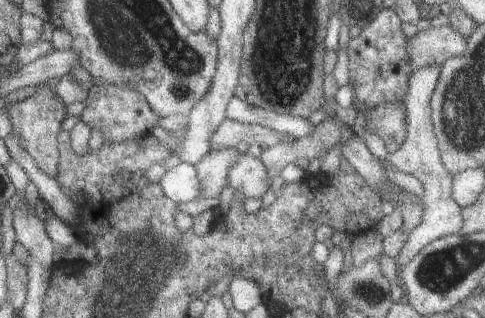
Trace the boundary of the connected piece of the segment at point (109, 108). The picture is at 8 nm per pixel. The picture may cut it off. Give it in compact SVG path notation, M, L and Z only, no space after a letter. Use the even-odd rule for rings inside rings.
M93 84L88 91L86 108L82 112L82 121L91 130L96 128L102 134L106 144L120 144L124 140L142 138L152 135L152 130L158 126L161 119L148 105L146 98L138 90L128 88L126 84Z

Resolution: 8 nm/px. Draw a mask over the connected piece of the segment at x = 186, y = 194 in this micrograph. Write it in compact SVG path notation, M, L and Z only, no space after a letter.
M178 164L170 168L158 181L170 205L191 202L200 194L196 168L190 164Z

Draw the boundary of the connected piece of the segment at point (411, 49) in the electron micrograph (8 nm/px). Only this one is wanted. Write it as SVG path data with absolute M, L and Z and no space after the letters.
M450 24L430 27L407 40L406 52L414 71L430 64L441 66L446 60L464 54L468 46L468 38L456 32Z

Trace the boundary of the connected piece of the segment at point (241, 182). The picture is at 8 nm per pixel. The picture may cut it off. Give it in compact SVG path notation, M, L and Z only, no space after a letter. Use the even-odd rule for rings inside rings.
M250 153L238 154L236 162L230 166L226 182L237 192L242 192L247 198L263 198L275 179L268 178L260 158Z

